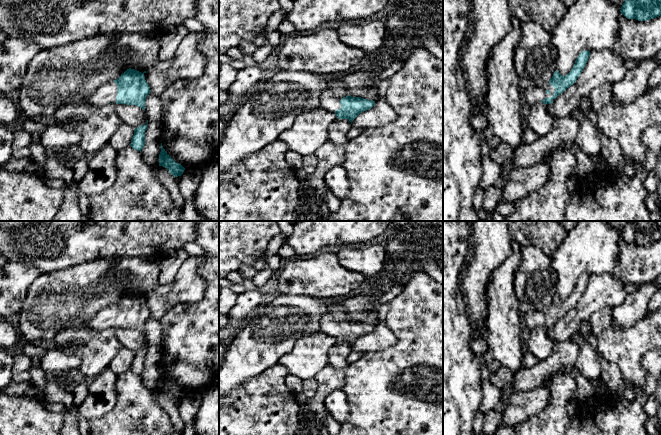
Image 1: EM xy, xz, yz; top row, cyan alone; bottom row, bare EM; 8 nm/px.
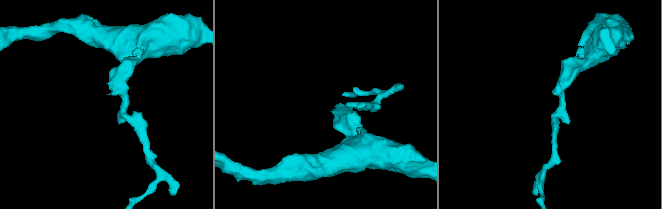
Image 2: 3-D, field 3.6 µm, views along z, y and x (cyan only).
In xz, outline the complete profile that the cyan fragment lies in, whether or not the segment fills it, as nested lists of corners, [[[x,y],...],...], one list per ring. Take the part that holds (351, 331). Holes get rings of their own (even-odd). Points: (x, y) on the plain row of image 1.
[[[331,304],[320,318],[319,332],[334,337],[338,343],[348,343],[351,348],[360,337],[374,329],[375,325],[352,321],[350,313],[340,304]]]

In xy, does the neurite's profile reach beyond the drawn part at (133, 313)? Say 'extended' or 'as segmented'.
extended

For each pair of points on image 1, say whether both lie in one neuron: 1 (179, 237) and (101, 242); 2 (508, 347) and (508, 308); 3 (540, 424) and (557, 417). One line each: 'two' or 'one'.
1: one
2: one
3: one

